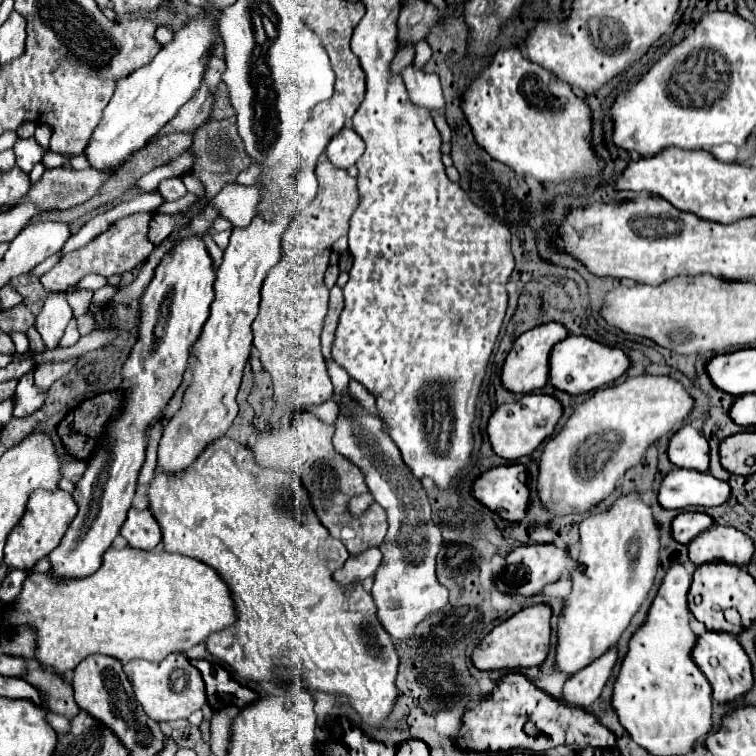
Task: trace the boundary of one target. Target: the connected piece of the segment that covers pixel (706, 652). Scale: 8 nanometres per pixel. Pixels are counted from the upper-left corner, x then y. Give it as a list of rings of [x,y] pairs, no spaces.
[[[710,630],[702,632],[696,638],[696,644],[692,648],[692,660],[702,670],[702,674],[708,678],[708,682],[712,686],[712,698],[716,702],[736,700],[752,688],[752,664],[750,664],[746,652],[742,650],[742,646],[738,644],[736,636],[732,636],[728,632],[724,632],[724,634],[710,632]]]

